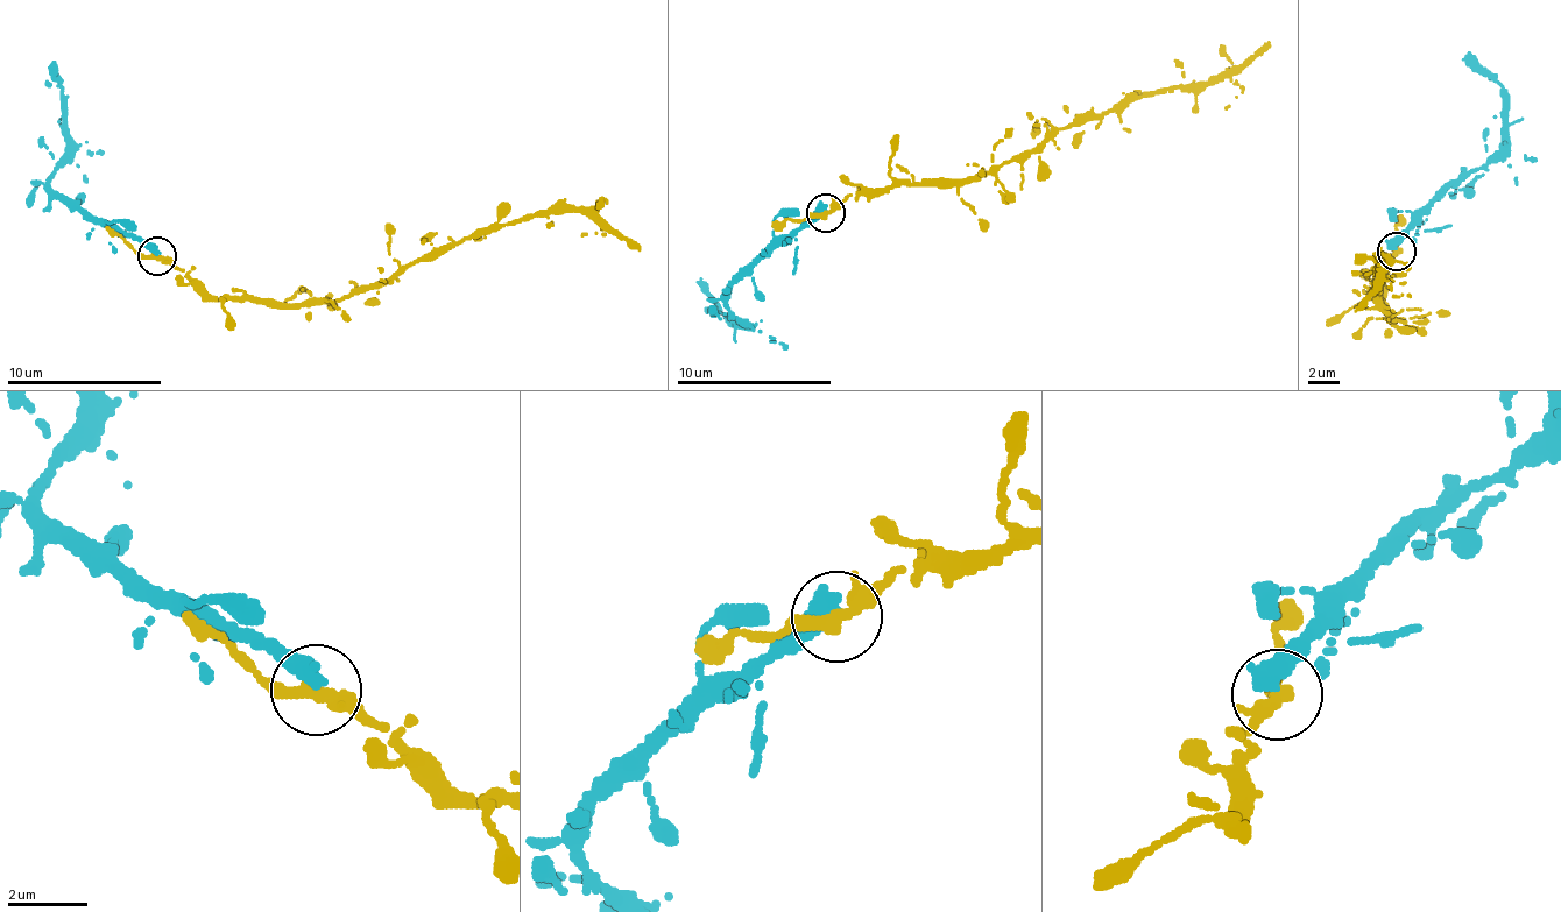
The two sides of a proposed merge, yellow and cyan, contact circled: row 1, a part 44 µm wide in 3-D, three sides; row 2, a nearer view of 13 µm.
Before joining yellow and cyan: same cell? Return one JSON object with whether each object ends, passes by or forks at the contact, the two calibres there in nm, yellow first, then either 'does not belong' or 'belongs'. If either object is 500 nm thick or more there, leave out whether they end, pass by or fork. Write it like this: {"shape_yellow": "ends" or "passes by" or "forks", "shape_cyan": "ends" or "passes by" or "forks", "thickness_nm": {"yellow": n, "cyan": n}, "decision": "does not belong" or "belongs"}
{"shape_yellow": "forks", "shape_cyan": "ends", "thickness_nm": {"yellow": 300, "cyan": 480}, "decision": "does not belong"}

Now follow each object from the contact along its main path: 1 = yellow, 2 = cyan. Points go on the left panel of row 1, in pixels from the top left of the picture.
1: (156, 255), (219, 299), (308, 304), (381, 287), (400, 274), (507, 223), (584, 210), (641, 249)
2: (156, 255), (53, 192), (49, 182), (66, 152), (62, 93), (51, 69)

